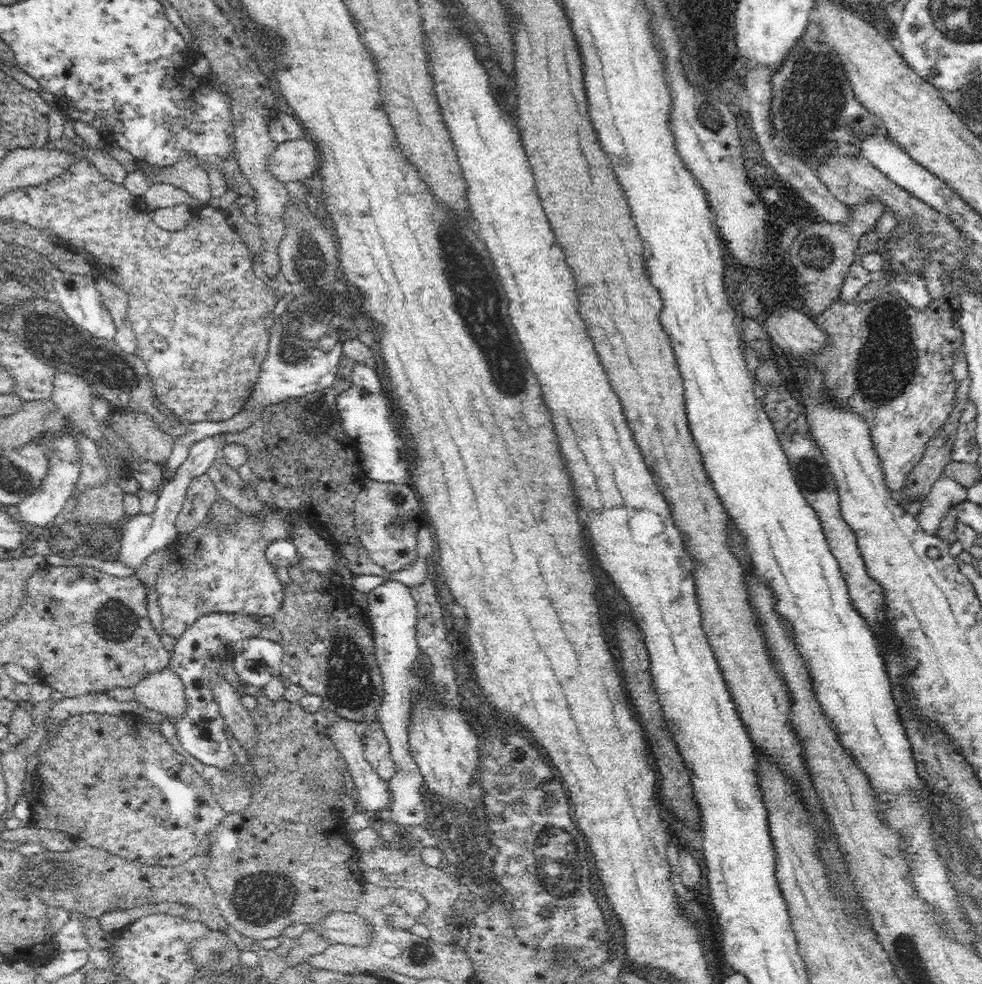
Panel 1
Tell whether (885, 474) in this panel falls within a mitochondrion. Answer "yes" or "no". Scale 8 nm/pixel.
no

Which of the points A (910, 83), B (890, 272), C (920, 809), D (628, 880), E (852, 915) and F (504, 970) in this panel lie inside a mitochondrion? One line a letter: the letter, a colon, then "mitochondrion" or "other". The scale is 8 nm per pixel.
A: other
B: other
C: other
D: other
E: mitochondrion
F: other

